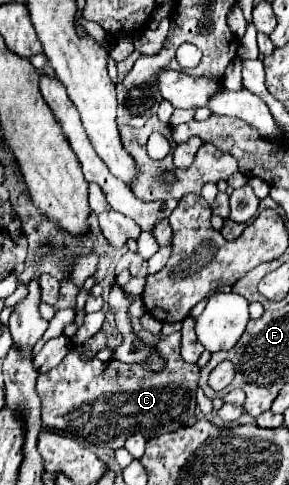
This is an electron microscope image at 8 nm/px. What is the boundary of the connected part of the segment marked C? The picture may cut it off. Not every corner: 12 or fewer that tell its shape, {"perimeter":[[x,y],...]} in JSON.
{"perimeter":[[82,361],[38,377],[42,423],[120,449],[186,425],[200,367]]}

